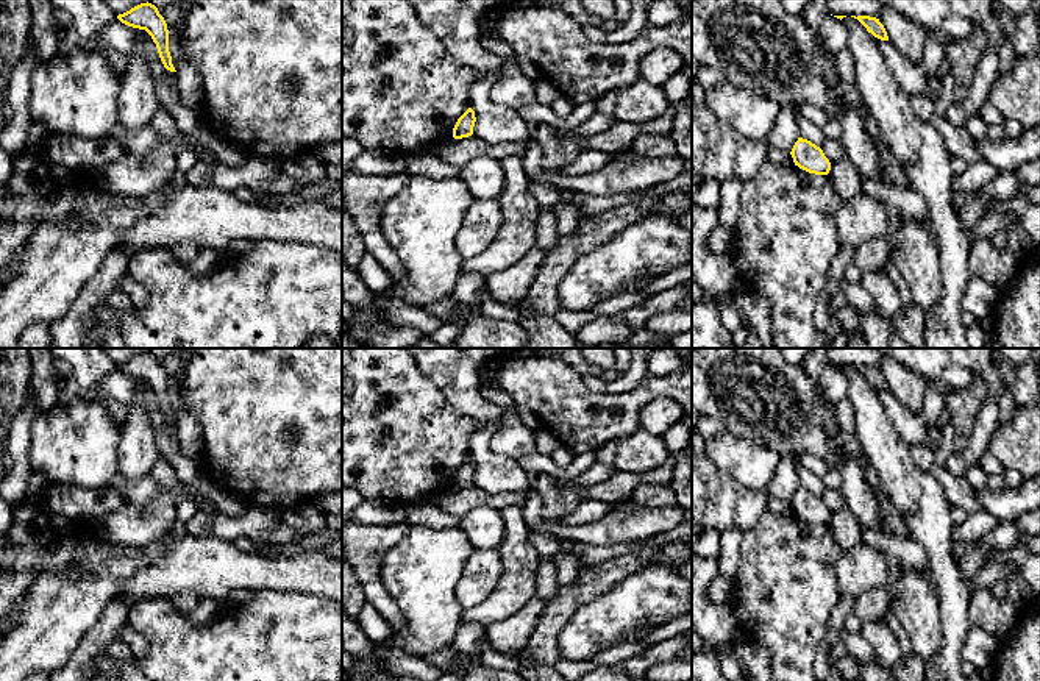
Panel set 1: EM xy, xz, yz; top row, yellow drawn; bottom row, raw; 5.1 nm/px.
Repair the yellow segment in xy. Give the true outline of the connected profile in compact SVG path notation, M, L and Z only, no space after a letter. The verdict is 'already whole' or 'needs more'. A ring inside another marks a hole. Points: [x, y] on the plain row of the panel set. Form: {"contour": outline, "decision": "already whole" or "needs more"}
{"contour": "M148 351L141 353L123 364L119 364L117 369L128 376L145 380L156 394L164 417L170 422L176 422L169 401L167 373L155 355Z", "decision": "already whole"}

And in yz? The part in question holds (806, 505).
{"contour": "M798 487L790 505L795 515L809 523L828 525L831 520L831 512L823 500L807 489Z", "decision": "already whole"}

